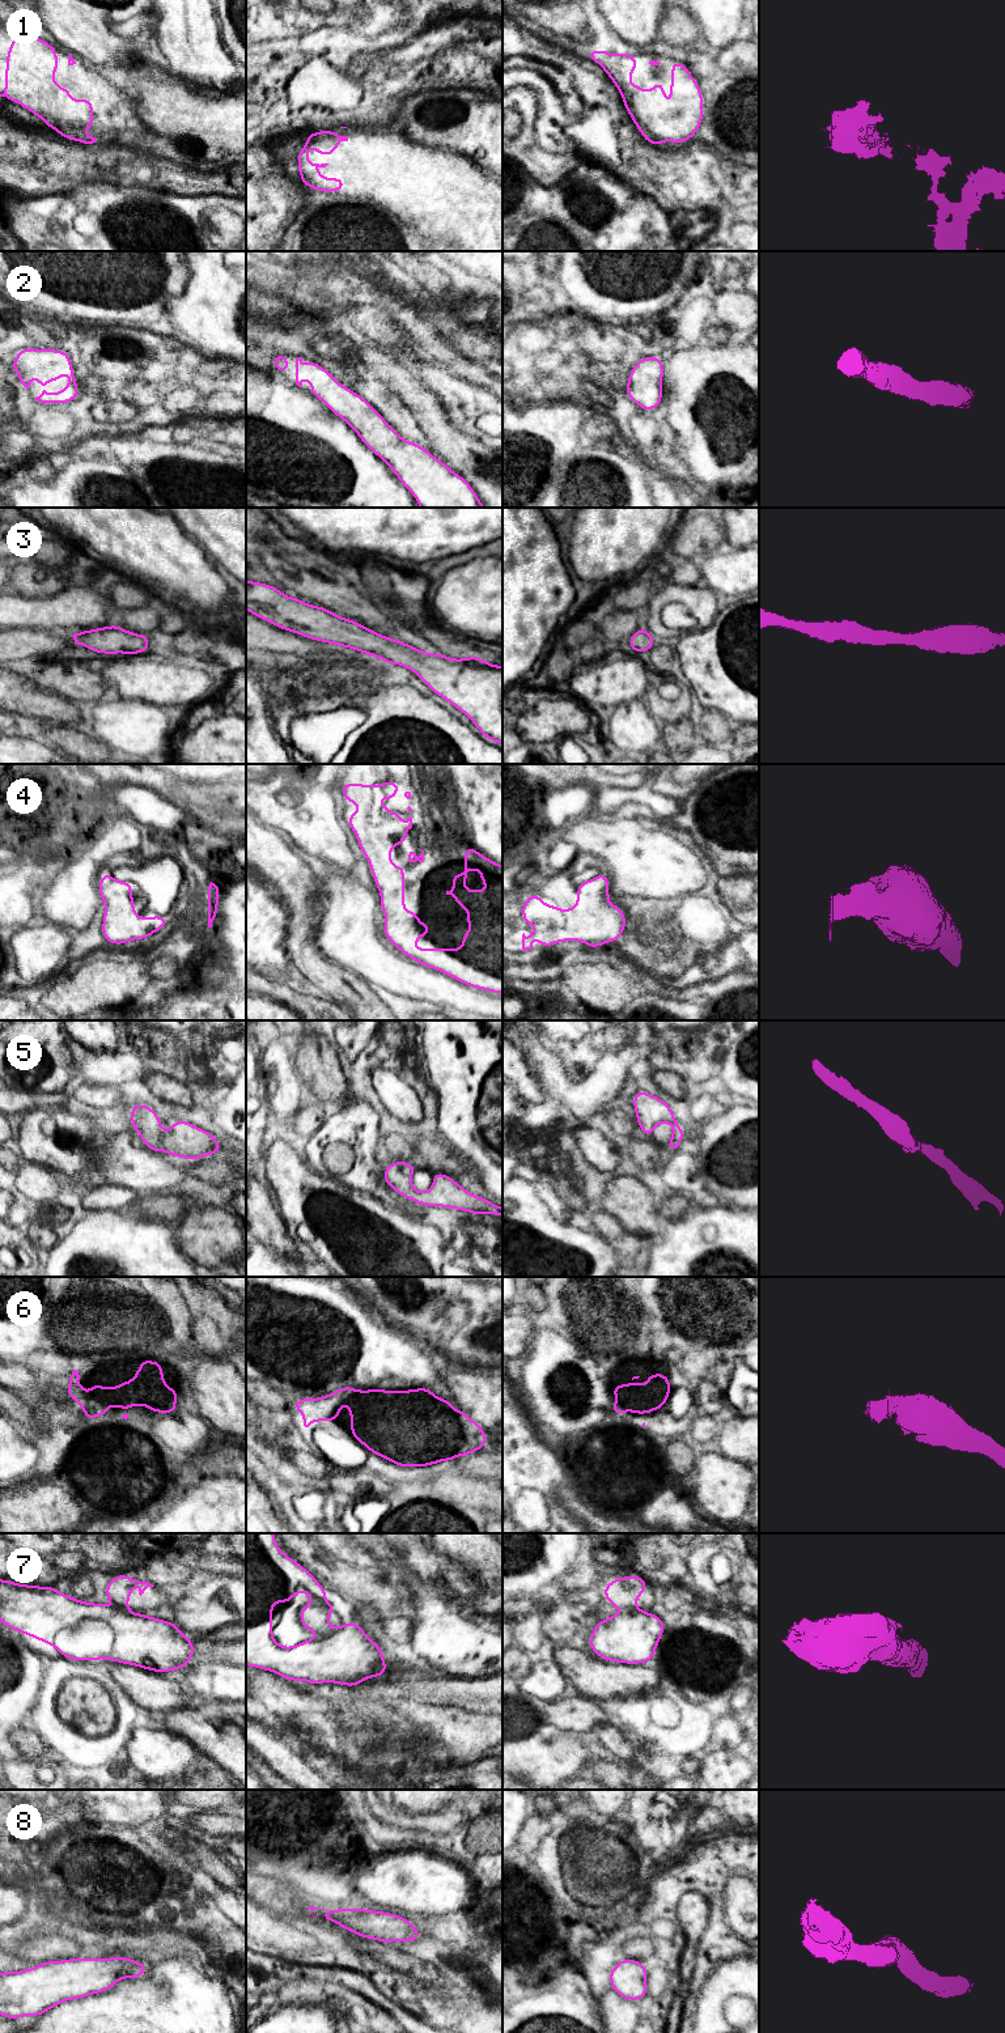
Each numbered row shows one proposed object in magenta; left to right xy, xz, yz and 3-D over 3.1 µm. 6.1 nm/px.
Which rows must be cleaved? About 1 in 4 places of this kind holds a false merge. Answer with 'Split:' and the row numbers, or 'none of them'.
Split: 7

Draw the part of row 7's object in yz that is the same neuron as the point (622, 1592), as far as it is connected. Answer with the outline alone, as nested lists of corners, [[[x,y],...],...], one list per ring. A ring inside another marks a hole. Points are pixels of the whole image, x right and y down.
[[[641,1576],[615,1578],[605,1584],[605,1599],[616,1608],[628,1610],[641,1610],[636,1607],[636,1600],[644,1593],[649,1583]]]

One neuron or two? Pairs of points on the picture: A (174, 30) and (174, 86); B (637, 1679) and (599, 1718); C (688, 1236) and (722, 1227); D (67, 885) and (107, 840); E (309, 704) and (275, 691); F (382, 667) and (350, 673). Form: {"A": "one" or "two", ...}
{"A": "two", "B": "two", "C": "one", "D": "one", "E": "one", "F": "one"}

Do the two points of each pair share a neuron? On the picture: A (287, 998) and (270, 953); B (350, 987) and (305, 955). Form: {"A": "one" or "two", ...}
{"A": "two", "B": "one"}

